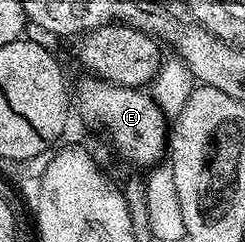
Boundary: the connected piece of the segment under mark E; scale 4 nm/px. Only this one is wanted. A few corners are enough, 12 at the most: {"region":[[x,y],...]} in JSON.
{"region":[[83,75],[73,101],[121,160],[154,167],[169,121],[150,92]]}

